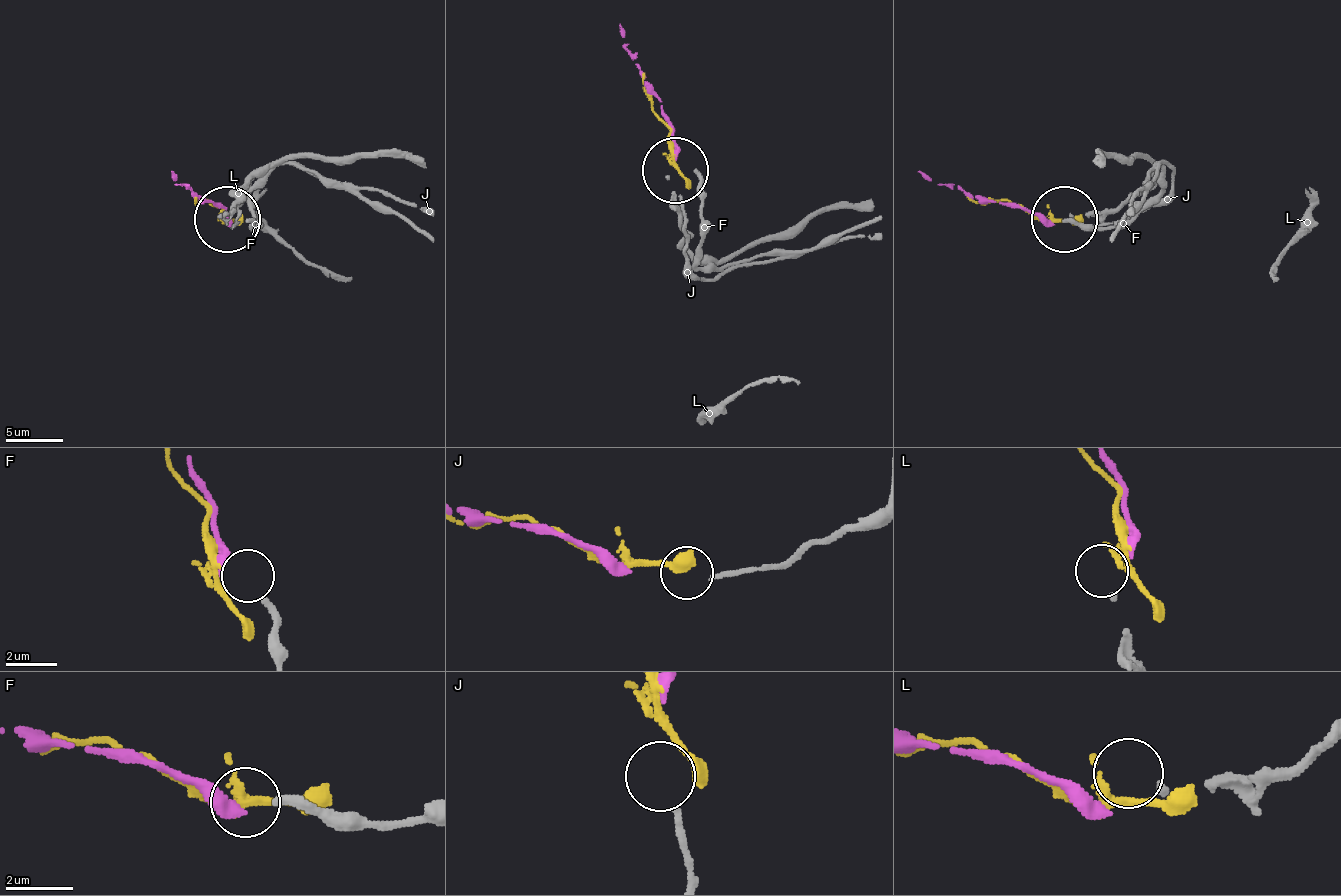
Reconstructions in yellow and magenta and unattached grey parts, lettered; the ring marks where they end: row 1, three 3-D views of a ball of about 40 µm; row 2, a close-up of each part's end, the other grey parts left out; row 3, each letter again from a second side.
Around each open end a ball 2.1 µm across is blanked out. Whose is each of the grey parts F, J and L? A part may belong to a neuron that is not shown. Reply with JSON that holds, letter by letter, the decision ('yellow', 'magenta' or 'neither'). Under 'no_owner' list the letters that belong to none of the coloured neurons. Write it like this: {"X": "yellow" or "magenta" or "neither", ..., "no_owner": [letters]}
{"F": "neither", "J": "neither", "L": "neither", "no_owner": ["F", "J", "L"]}

